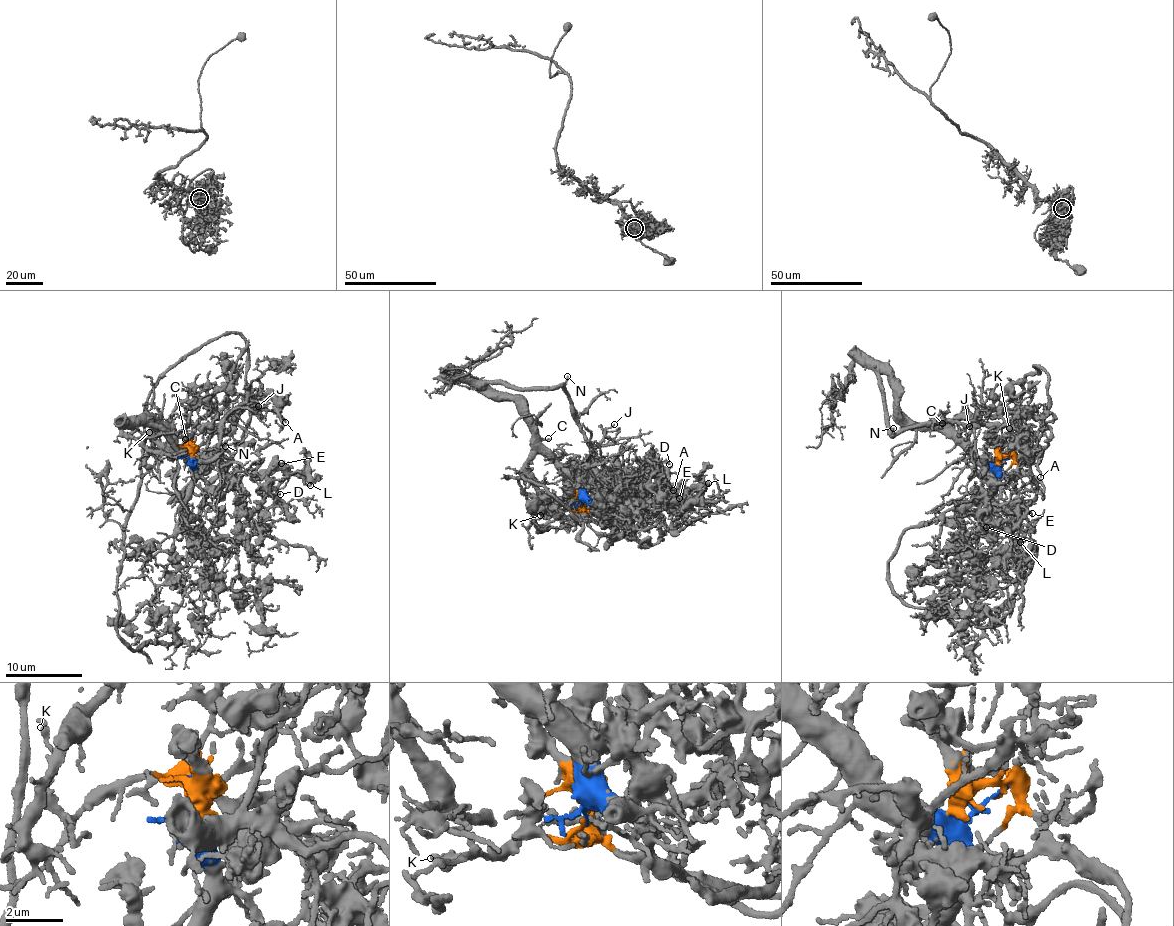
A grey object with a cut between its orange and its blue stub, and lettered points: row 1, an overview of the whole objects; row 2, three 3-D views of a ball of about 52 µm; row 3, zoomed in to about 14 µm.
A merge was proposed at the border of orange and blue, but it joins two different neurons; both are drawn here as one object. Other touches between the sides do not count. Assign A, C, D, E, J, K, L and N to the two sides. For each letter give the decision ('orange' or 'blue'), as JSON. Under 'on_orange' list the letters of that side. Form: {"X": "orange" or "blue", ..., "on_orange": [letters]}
{"A": "orange", "C": "blue", "D": "orange", "E": "orange", "J": "blue", "K": "orange", "L": "orange", "N": "blue", "on_orange": ["A", "D", "E", "K", "L"]}

